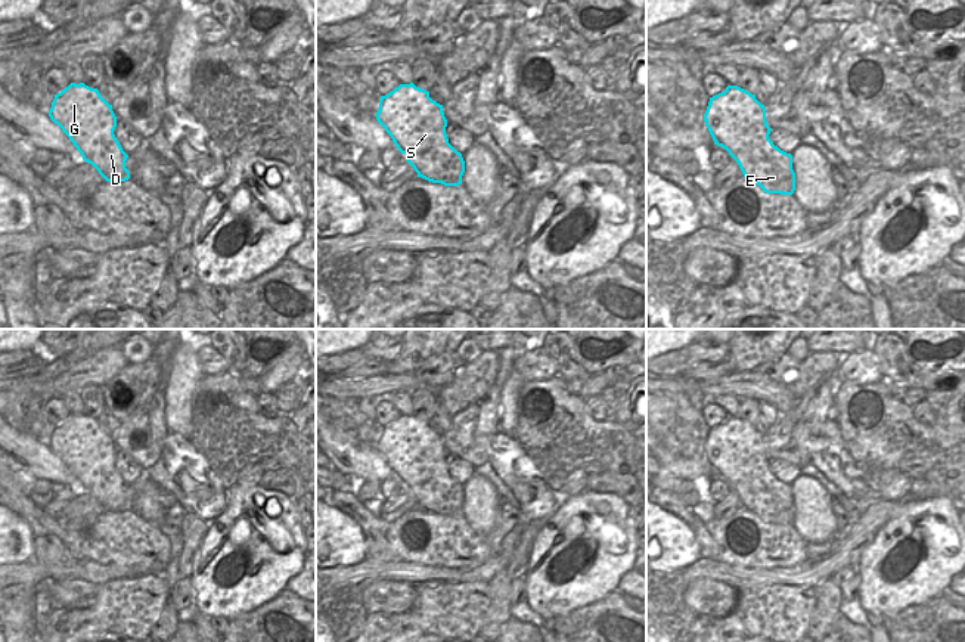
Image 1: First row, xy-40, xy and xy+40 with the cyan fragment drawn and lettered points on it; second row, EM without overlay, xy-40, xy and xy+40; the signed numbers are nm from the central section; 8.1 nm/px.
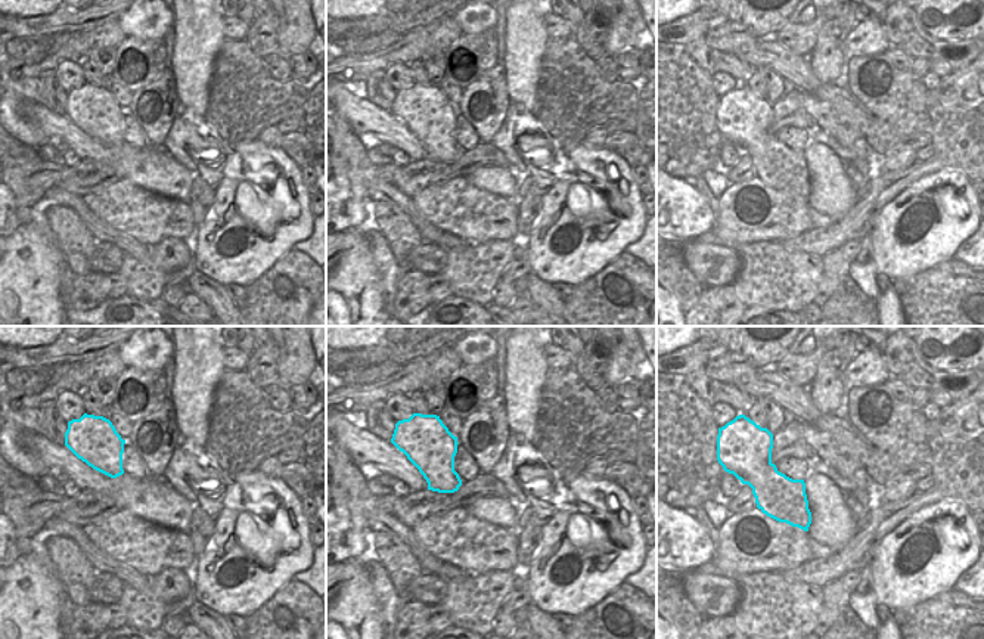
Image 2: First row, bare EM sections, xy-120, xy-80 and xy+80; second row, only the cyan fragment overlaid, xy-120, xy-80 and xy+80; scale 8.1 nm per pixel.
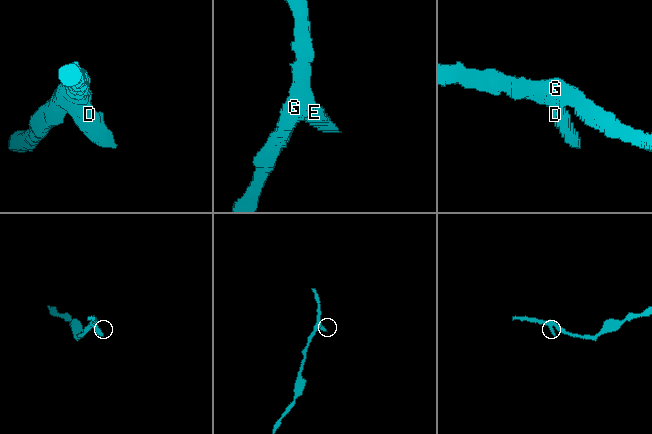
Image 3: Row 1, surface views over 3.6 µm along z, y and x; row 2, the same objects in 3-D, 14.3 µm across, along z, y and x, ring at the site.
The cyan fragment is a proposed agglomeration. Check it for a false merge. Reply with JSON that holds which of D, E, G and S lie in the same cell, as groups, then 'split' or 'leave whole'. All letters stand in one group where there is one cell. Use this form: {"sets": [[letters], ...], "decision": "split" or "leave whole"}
{"sets": [["D", "E", "G", "S"]], "decision": "leave whole"}

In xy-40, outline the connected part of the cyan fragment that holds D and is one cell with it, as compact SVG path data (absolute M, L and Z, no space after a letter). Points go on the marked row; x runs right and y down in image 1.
M71 83L55 94L49 117L69 137L83 159L91 164L106 182L125 182L130 179L130 171L125 168L128 155L114 134L117 117L112 105L100 96L97 89L91 89L84 83Z

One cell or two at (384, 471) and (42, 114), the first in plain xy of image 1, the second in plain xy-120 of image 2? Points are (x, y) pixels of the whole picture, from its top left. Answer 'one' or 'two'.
one

